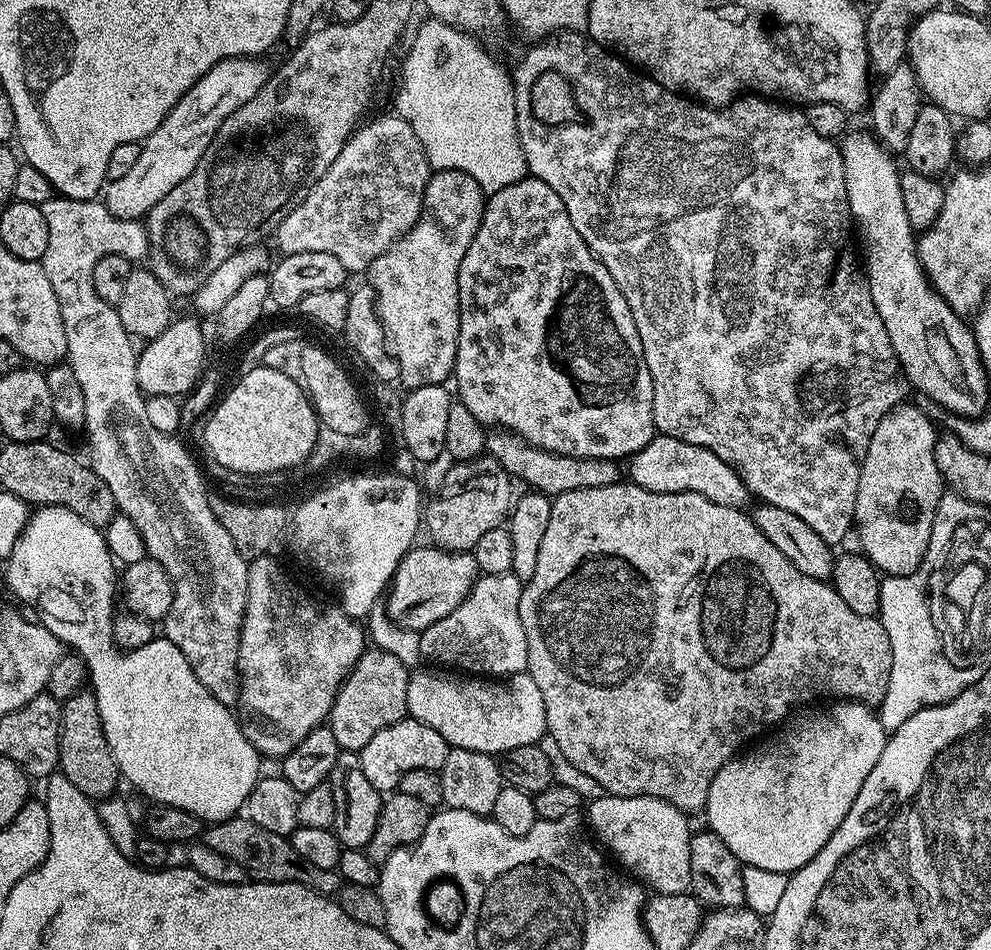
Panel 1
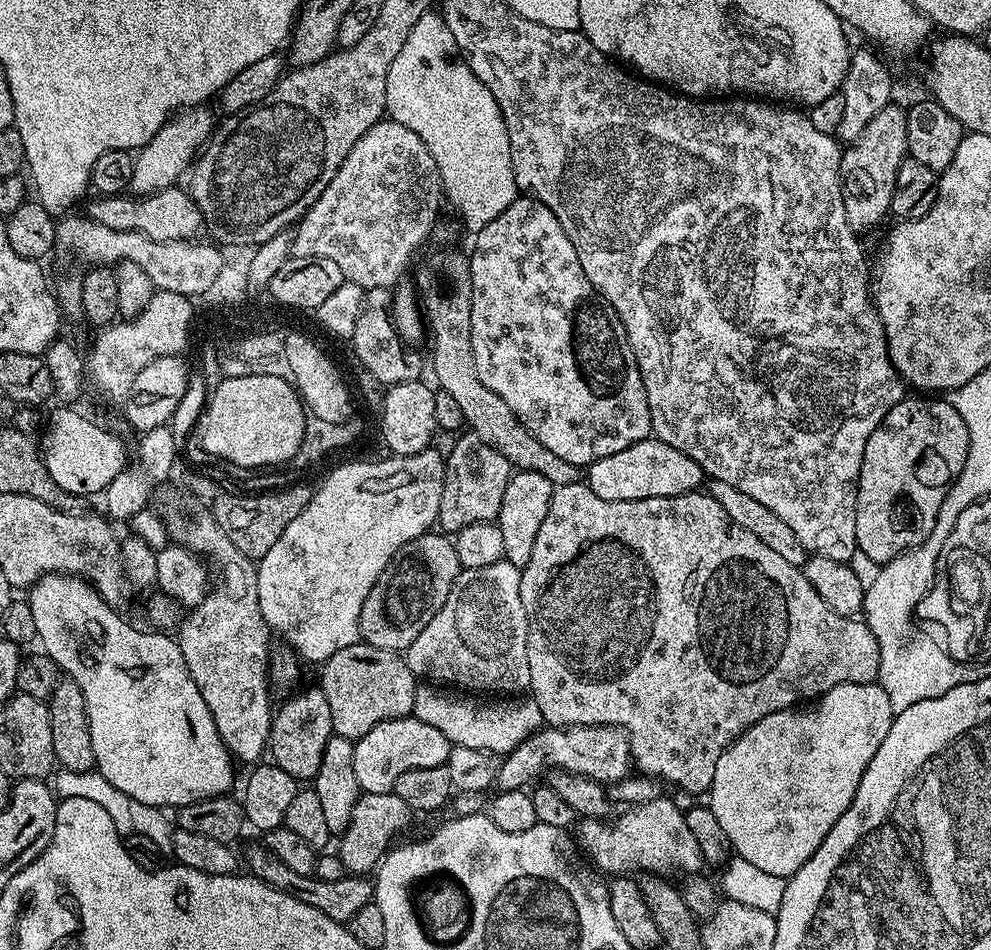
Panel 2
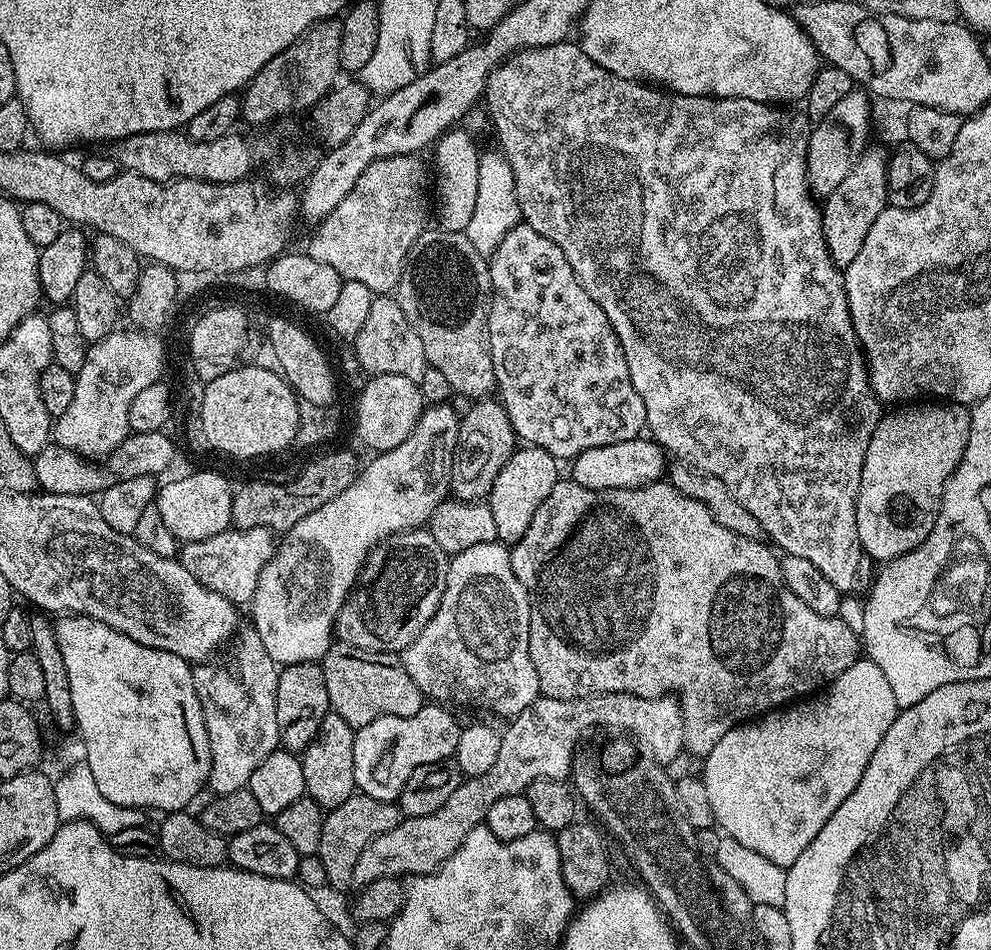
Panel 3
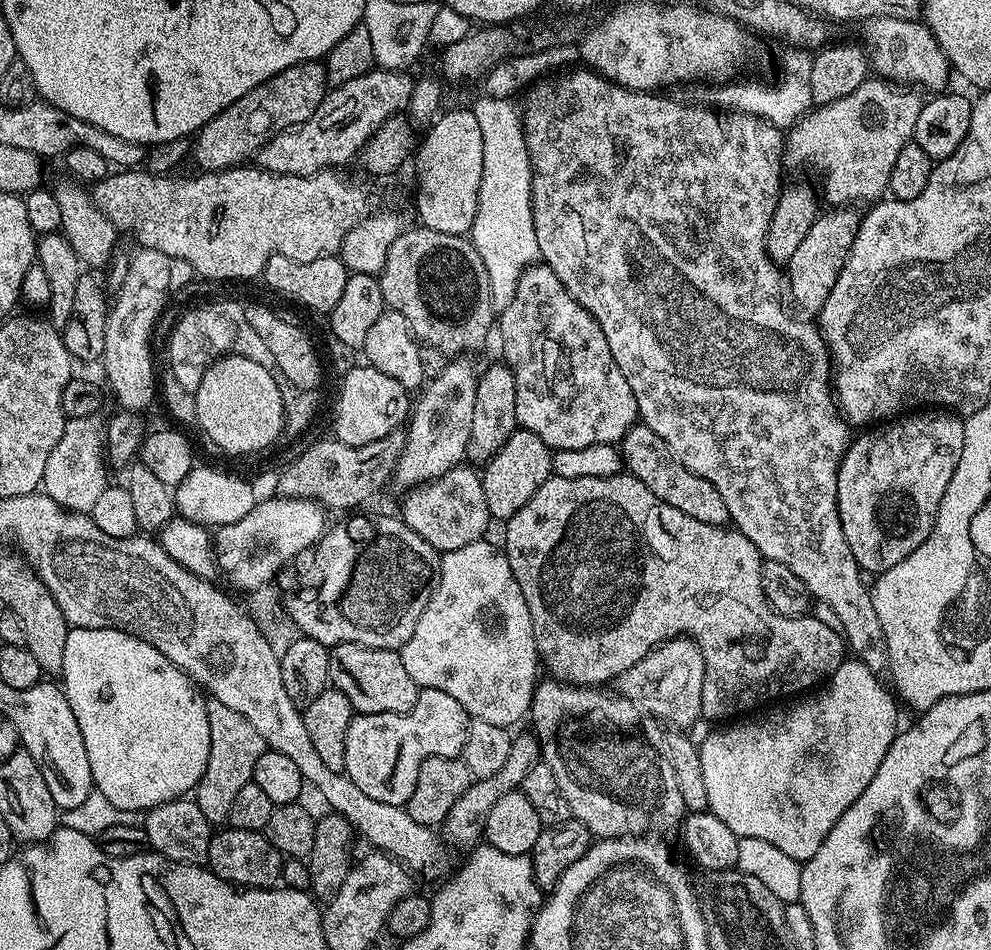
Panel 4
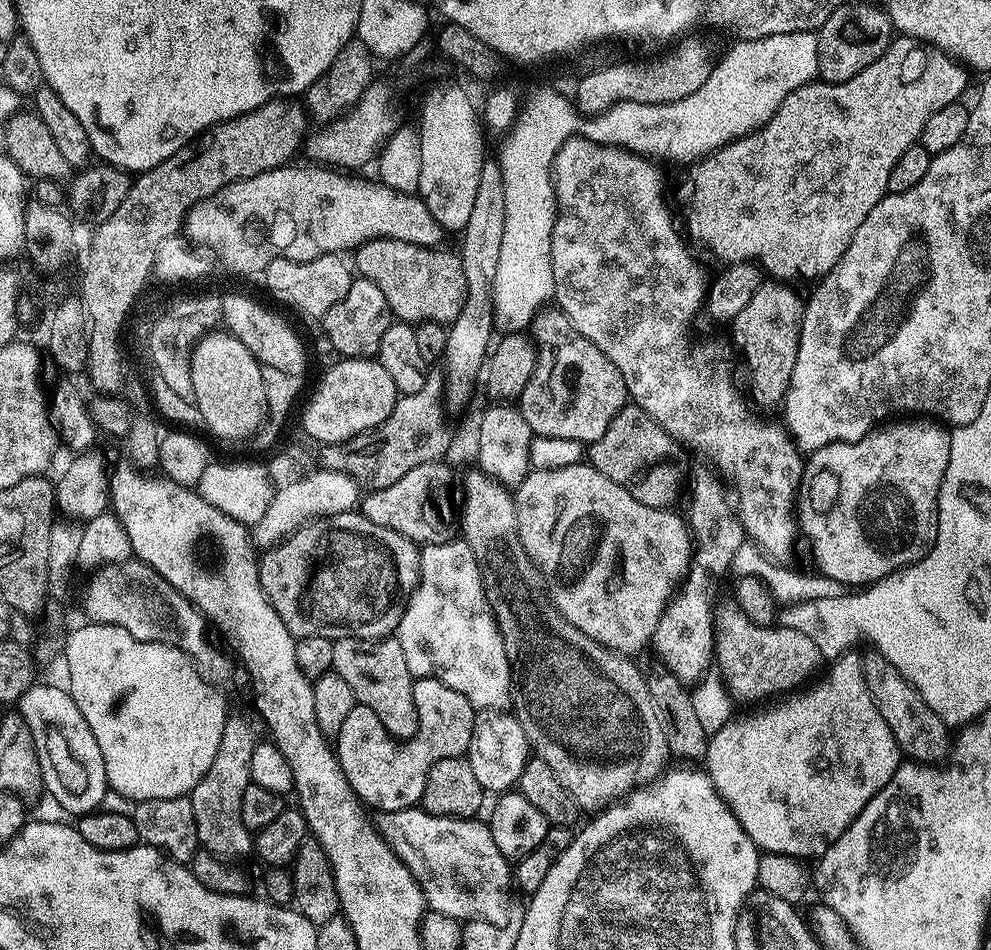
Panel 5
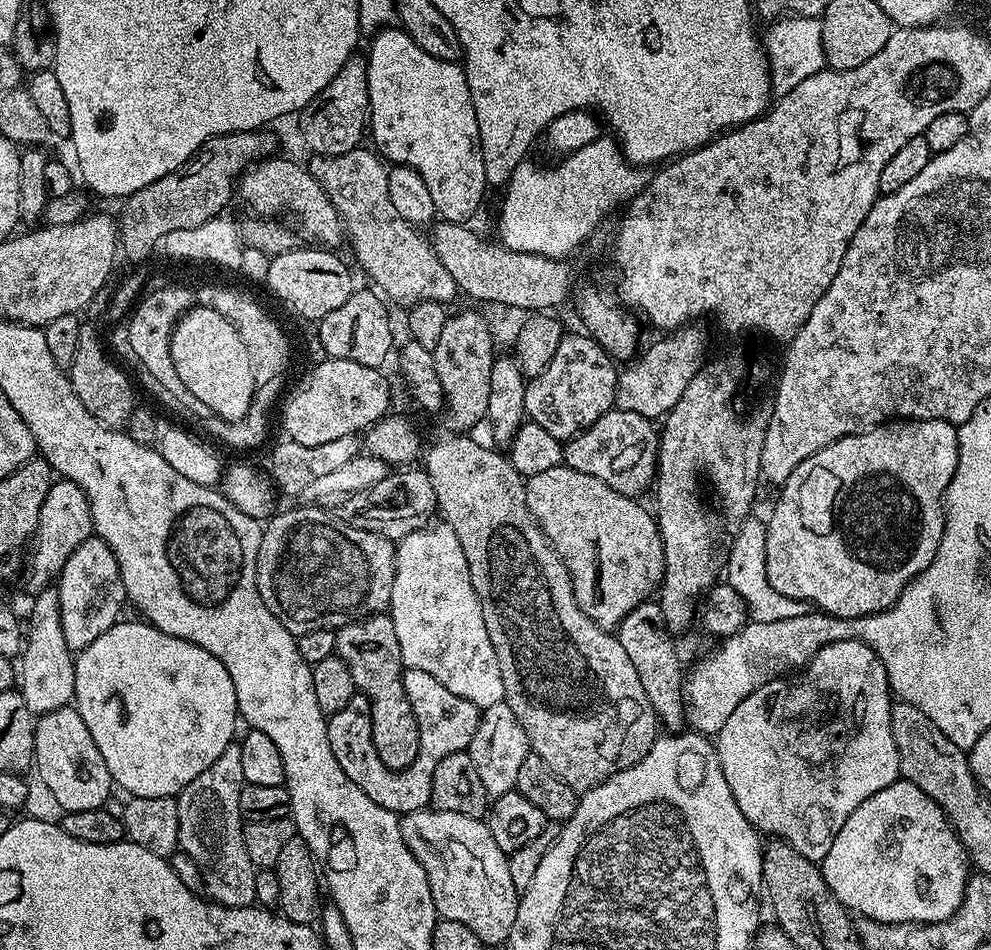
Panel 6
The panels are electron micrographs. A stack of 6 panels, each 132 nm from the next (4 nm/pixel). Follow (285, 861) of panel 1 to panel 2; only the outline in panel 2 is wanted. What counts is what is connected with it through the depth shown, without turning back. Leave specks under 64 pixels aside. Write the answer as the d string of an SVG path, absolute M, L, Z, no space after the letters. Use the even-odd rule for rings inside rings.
M260 842L250 845L245 852L242 852L242 860L243 863L244 860L248 863L247 871L255 876L257 880L264 880L272 887L282 890L302 902L306 902L306 906L314 906L314 910L322 910L322 914L326 914L326 918L334 918L334 922L339 924L347 925L348 920L354 918L354 914L358 914L358 910L362 910L362 906L371 904L374 900L374 884L367 875L345 874L342 878L338 878L338 882L322 882L315 874L307 876L306 874L298 874L295 870L290 870L290 866L285 866L270 848L265 848L263 843Z

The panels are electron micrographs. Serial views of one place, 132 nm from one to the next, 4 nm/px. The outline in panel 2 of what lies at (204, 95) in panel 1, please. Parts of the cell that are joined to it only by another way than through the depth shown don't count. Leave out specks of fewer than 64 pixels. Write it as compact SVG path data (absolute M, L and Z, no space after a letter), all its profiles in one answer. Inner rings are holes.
M193 106L177 111L168 123L161 126L158 134L154 134L154 138L150 138L150 142L135 153L132 162L133 193L147 194L173 187L179 181L176 179L189 171L190 165L197 159L198 153L208 143L208 138L214 131L214 119L205 108L207 107Z

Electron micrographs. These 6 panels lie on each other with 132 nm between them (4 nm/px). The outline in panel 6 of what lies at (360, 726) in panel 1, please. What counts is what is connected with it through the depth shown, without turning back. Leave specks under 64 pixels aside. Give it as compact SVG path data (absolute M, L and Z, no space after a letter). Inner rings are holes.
M377 614L354 620L351 624L335 629L336 655L350 666L354 674L356 691L368 699L372 719L372 741L378 758L388 768L401 772L418 758L420 731L418 718L414 718L414 706L406 698L404 689L404 659L398 646L398 634L394 634L391 615Z

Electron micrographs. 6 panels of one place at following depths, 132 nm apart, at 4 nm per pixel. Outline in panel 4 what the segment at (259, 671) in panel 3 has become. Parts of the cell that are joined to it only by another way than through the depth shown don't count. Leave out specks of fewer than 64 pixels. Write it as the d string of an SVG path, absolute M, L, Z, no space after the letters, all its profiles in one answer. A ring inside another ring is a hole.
M212 710L209 711L208 720L212 723L210 758L202 778L195 786L194 799L198 810L202 810L202 814L206 814L214 826L220 826L227 821L230 806L234 806L234 798L238 798L238 790L252 783L254 762L258 762L260 755L266 751L266 745L262 734L249 730L242 714Z

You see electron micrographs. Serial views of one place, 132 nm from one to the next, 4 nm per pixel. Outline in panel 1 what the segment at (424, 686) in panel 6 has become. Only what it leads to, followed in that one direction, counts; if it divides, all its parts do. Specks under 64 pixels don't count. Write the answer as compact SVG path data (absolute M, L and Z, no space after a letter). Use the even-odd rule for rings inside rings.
M405 718L394 722L394 726L386 726L366 742L358 755L362 774L374 785L381 794L391 793L399 789L402 774L410 774L410 770L430 770L435 772L446 762L450 746L438 734L438 730L430 730L422 722Z

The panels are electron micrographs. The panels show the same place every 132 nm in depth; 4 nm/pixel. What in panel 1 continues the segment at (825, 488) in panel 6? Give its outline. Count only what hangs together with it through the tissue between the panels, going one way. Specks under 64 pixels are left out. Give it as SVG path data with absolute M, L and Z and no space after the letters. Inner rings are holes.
M901 402L889 410L878 422L874 438L866 458L862 462L862 474L858 478L858 502L854 521L855 535L860 535L859 547L868 561L884 576L908 576L920 569L920 563L930 551L932 527L942 508L942 497L946 492L944 479L940 477L938 462L934 458L938 429L920 408L909 402Z

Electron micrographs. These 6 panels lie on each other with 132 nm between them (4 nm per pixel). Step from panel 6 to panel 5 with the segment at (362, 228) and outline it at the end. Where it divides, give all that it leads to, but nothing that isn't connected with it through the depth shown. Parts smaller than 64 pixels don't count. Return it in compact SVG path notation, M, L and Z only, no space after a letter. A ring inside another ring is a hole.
M371 240L369 244L361 244L355 249L354 268L363 279L374 282L374 286L386 294L386 302L397 321L415 326L426 320L435 320L437 324L447 326L454 318L458 318L467 300L468 286L459 255L455 251L443 252L442 249L440 246L423 248L401 240Z

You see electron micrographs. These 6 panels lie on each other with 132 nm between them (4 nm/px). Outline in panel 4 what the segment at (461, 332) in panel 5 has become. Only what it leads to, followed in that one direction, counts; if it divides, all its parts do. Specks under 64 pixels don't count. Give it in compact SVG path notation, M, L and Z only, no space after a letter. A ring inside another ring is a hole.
M468 358L449 359L448 365L438 374L438 378L427 381L419 393L420 401L415 401L410 412L410 419L406 424L404 449L396 463L394 484L400 488L415 489L417 486L428 483L429 480L438 478L457 467L468 455L470 442L470 425L474 419L474 390L478 368L471 364Z

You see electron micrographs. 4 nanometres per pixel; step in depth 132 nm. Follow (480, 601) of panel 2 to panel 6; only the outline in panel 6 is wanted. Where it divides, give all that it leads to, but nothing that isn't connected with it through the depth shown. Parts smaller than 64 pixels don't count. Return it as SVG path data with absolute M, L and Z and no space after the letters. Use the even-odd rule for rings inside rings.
M436 522L399 537L390 615L394 622L394 634L398 634L398 646L405 669L426 670L426 674L430 674L430 678L438 678L438 682L442 682L442 686L446 686L450 694L458 694L458 698L474 702L478 709L504 703L498 654L494 654L490 634L486 634L486 622L482 622L482 606L470 582L470 566L466 566L462 542L458 542L458 534L454 534L448 524Z

